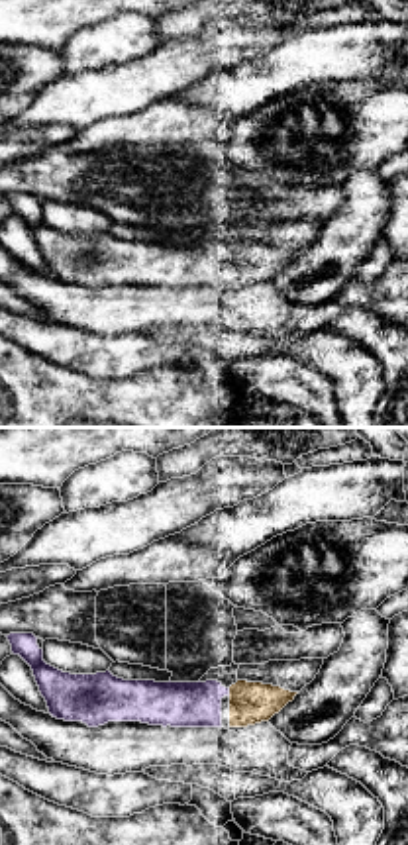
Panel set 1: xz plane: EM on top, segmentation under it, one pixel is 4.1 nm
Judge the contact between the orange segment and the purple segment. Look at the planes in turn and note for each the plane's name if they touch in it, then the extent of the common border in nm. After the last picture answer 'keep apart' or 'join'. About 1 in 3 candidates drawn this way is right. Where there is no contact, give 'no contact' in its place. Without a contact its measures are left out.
contact in xz; length 30 nm

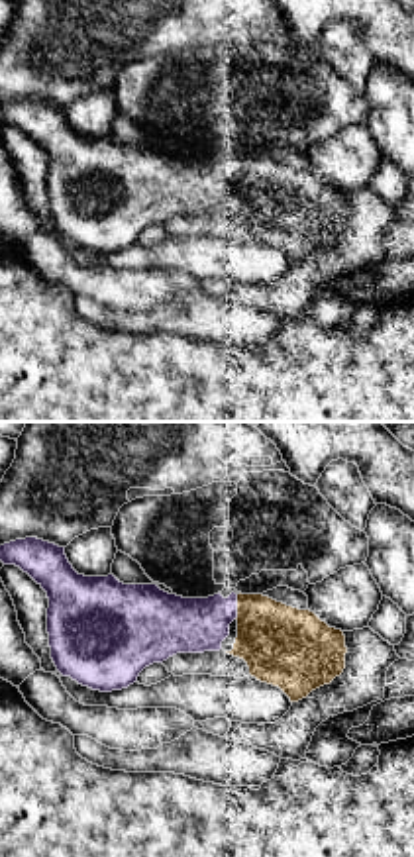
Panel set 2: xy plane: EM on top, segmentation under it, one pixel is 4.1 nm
contact in xy; length 110 nm

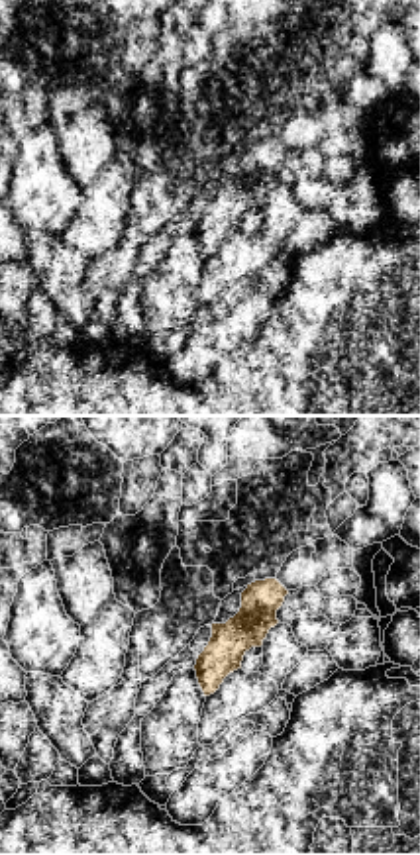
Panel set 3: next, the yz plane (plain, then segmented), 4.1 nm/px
no contact

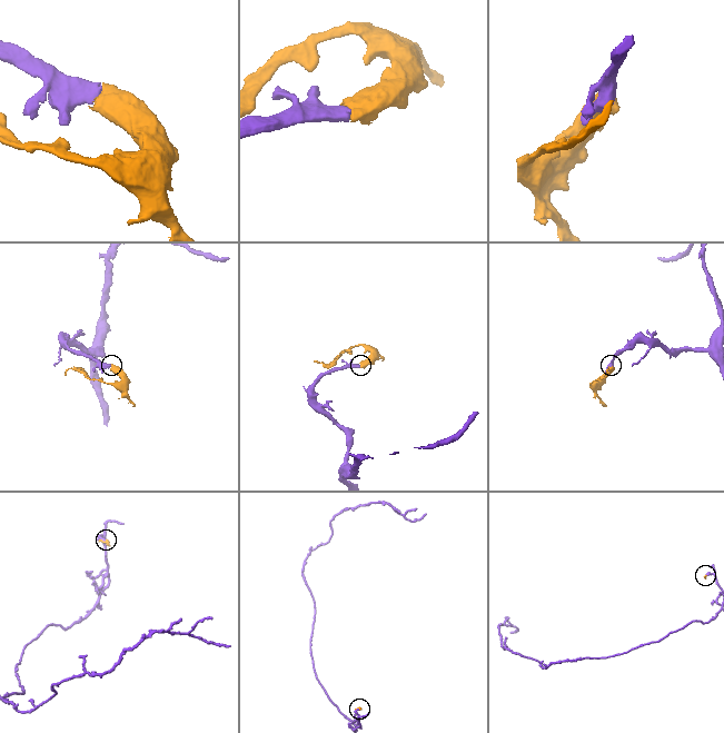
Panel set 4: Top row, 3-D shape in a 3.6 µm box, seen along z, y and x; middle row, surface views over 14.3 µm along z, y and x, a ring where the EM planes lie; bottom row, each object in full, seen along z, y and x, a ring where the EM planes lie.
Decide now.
join

